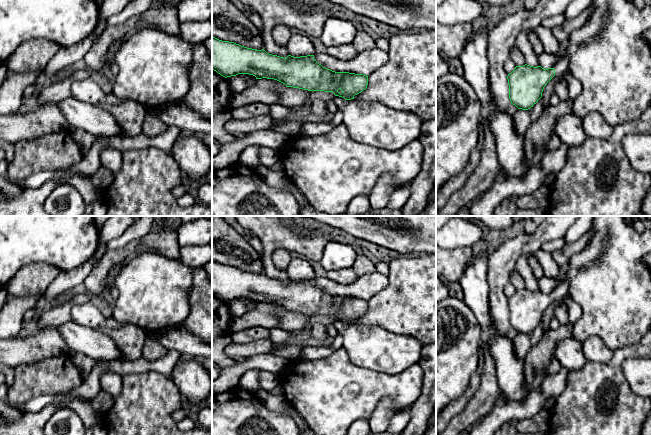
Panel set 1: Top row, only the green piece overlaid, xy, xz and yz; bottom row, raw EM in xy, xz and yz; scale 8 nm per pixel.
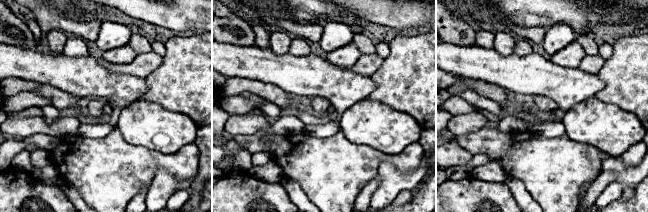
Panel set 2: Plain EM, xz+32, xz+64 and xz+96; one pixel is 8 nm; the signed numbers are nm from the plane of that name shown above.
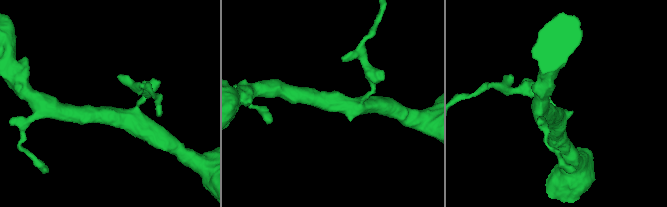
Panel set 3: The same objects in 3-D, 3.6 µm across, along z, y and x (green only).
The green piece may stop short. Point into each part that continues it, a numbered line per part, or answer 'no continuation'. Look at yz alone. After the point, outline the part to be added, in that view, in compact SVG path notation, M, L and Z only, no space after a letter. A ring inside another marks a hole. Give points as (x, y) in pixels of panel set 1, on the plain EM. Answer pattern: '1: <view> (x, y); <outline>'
1: yz (562, 290); M564 279L561 281L560 285L555 289L555 298L561 299L569 295L569 281Z

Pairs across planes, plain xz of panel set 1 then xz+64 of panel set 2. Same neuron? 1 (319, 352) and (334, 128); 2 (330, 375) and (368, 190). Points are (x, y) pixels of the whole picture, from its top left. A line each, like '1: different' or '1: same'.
1: same
2: different

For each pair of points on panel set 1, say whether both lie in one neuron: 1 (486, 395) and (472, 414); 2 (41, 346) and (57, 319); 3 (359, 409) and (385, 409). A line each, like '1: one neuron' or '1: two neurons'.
1: one neuron
2: two neurons
3: two neurons

